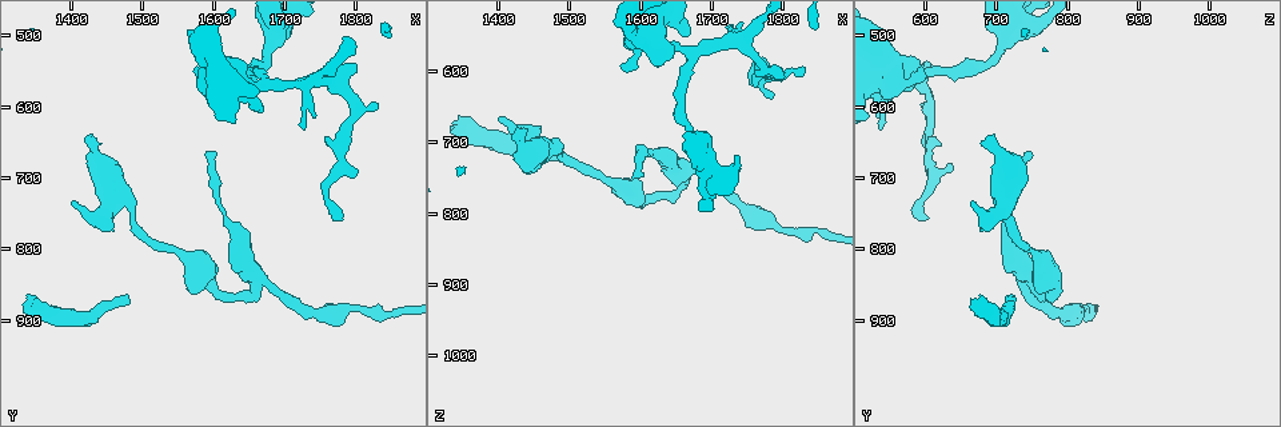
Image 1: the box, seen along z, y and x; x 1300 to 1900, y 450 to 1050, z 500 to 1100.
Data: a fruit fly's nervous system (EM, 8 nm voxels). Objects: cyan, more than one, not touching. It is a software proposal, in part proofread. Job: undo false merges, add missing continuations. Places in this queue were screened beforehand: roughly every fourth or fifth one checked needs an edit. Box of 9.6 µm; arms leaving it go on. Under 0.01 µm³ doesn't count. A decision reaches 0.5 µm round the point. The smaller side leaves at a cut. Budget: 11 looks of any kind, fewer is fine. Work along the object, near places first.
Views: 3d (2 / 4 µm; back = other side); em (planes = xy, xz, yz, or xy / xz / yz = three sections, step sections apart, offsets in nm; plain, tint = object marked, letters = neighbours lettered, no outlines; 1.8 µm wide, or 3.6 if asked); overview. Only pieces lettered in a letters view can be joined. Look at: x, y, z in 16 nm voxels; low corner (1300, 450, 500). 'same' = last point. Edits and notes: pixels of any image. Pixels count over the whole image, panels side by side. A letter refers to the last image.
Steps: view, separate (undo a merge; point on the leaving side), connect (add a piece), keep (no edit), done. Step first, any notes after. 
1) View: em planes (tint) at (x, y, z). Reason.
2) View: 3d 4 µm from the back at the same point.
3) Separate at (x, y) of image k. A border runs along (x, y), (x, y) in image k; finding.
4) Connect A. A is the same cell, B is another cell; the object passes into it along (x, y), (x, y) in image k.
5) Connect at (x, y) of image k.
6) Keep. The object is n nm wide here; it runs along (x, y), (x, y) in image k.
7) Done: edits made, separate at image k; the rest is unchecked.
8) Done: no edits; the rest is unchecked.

View: 3d 2 µm at (1405, 740, 665). Thick end.

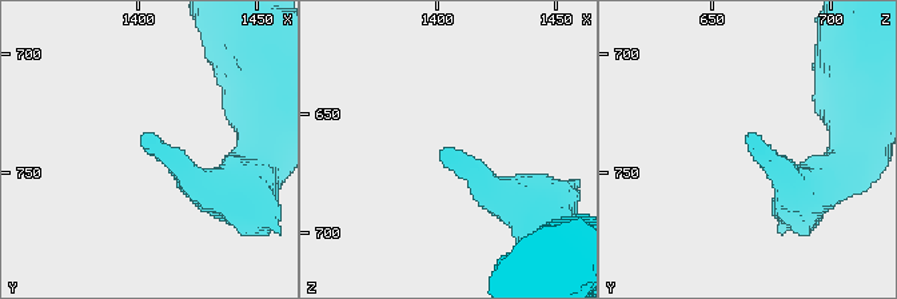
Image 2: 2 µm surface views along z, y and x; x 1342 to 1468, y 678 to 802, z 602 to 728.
View: em xz step 8 (tint) at (1400, 737, 666). Need the tissue.

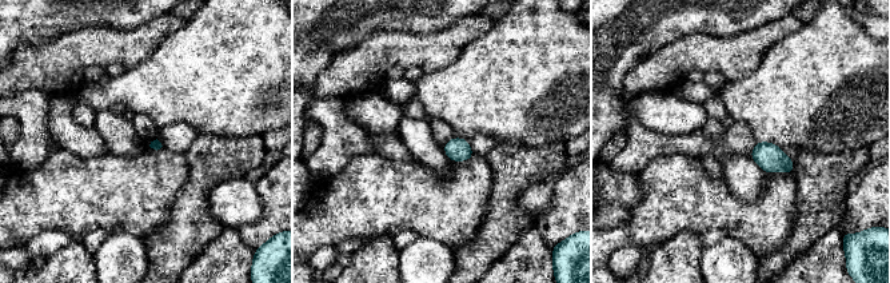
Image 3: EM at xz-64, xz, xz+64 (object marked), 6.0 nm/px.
View: em planes (letters) at the same point. Another direction.

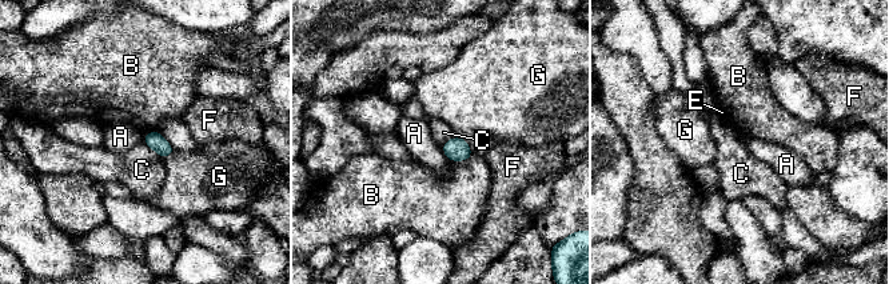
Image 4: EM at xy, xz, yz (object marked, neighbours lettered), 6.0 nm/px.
Keep. A, B, C, E, F and G are other cells; a border runs along (143, 139), (160, 158) in image 4; none of them fits.

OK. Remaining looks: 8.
View: 3d 2 µm at (1475, 870, 710).

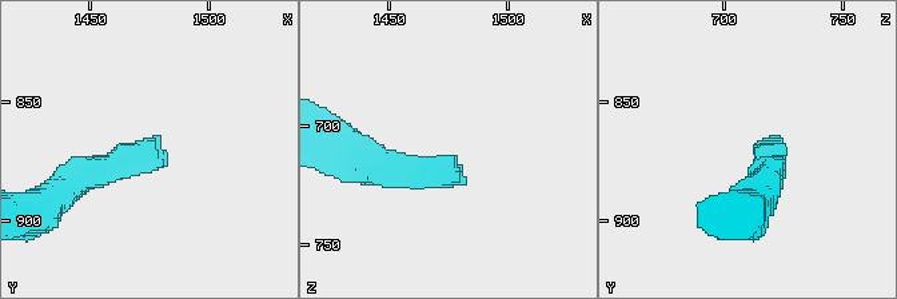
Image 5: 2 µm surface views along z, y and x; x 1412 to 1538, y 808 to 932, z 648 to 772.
View: em xy step 8 (tint) at (1475, 868, 711).

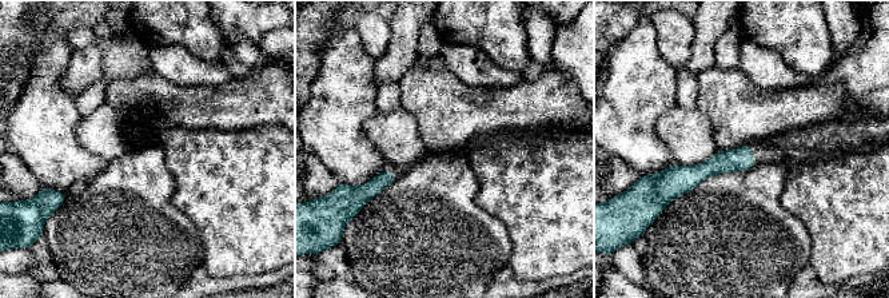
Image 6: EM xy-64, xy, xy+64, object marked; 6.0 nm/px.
View: em planes (letters) at the same point.

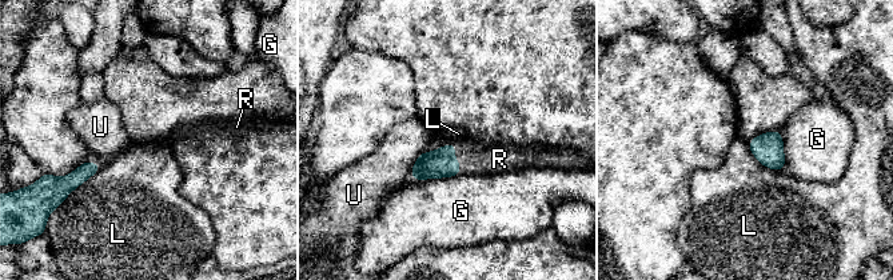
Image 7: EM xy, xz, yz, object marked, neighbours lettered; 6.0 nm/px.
Connect R. R is the same cell, G, L and U are other cells; the object passes into it along (441, 163), (454, 159), (475, 159) in image 7; the cell continues.

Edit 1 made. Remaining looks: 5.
View: 3d 2 µm at (1340, 865, 670). An open end.

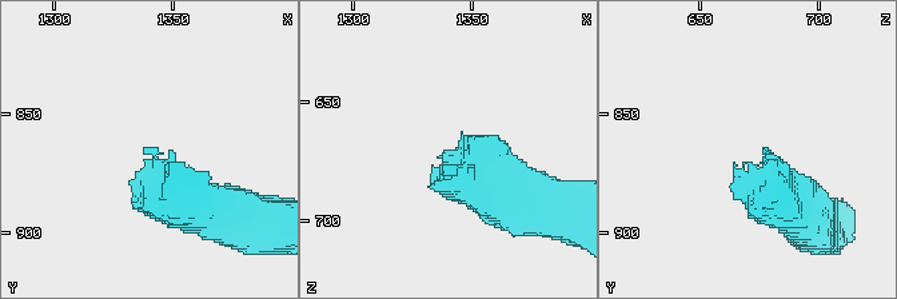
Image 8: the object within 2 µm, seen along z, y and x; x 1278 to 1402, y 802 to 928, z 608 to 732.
View: em planes (letters) at (1336, 865, 675). Need the tissue.

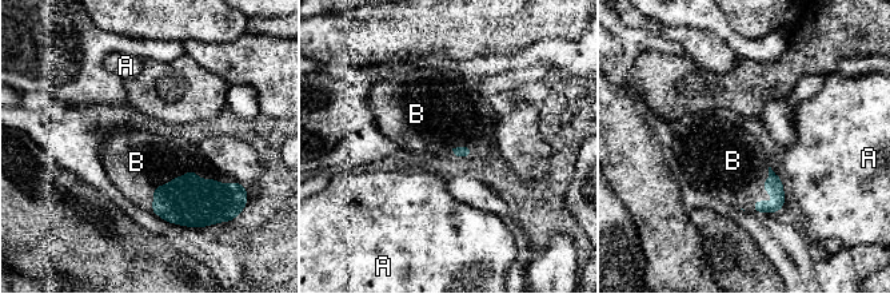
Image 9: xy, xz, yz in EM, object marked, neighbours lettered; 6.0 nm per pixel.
Connect B. B is the same cell, A is another cell; the cell continues.

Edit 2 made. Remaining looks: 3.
Done: edits made, connect at image 7, connect at image 9; the rest is unchecked.

